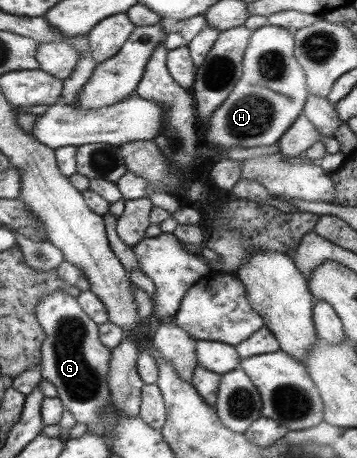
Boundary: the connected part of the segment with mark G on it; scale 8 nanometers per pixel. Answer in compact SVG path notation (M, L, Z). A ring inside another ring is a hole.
M55 289L39 299L34 307L34 318L44 333L40 347L41 380L49 382L61 400L64 410L71 412L75 422L81 422L89 433L103 435L101 405L112 403L106 375L110 350L99 343L98 328L81 310L75 292Z

